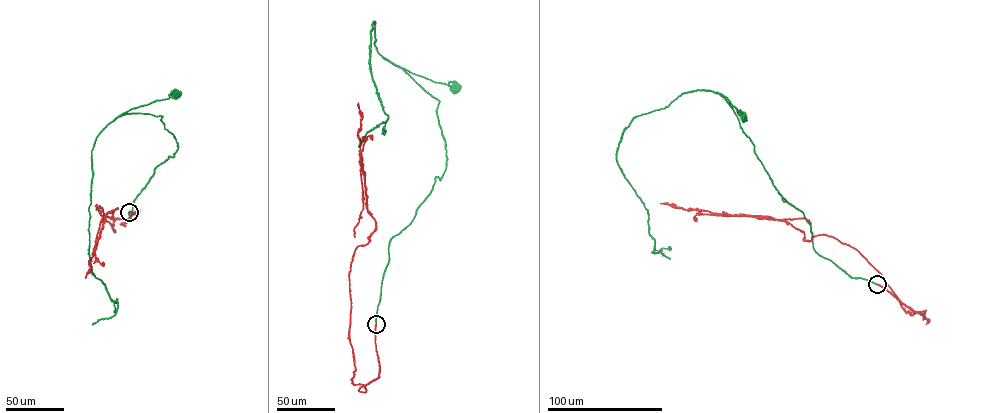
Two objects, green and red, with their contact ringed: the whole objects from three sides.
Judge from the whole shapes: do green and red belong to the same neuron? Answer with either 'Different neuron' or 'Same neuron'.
Same neuron

